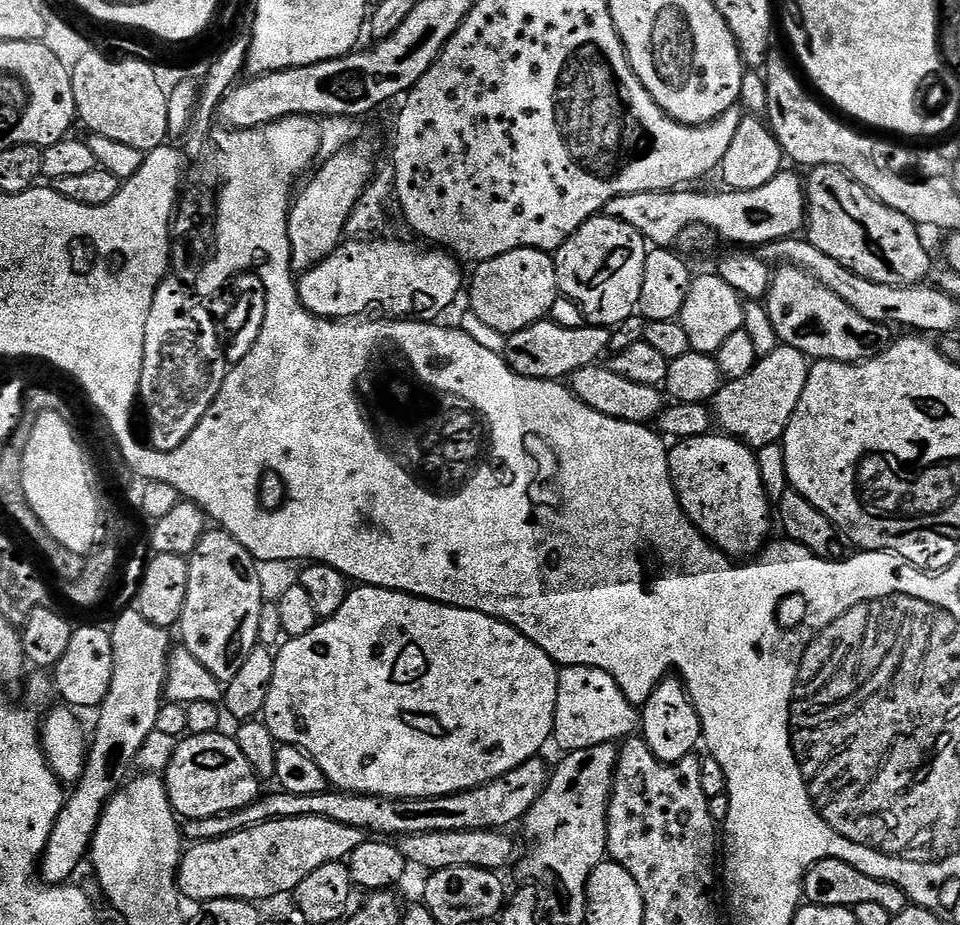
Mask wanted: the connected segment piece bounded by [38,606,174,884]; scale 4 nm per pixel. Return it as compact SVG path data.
M129 606L113 624L110 624L114 646L114 678L110 678L110 690L98 709L96 733L91 733L88 761L82 778L67 793L60 807L54 830L48 839L48 849L38 865L43 883L63 884L73 879L76 867L85 863L92 847L92 839L100 821L100 815L109 800L120 791L133 771L137 754L146 738L156 731L158 710L166 700L168 683L168 653L174 647L169 629L146 622L135 607Z

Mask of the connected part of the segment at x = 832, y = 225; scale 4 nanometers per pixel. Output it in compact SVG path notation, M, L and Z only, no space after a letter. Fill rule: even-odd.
M818 166L806 176L808 214L806 238L854 274L883 284L922 284L929 279L932 260L920 237L921 229L906 214L898 214L841 168Z

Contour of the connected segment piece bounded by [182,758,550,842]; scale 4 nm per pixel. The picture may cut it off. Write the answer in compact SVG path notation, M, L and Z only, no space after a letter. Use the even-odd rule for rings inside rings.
M533 758L527 760L522 766L494 778L489 784L471 788L465 792L455 792L449 796L431 796L430 798L406 798L399 800L393 796L367 796L361 792L342 792L329 790L322 794L290 794L283 790L275 790L269 794L261 795L250 806L237 812L227 812L214 818L205 820L190 820L183 825L182 832L189 841L213 840L265 824L271 820L285 820L286 818L302 818L303 816L317 816L330 818L330 822L342 822L342 826L354 826L366 834L375 834L380 838L399 838L410 834L426 834L427 832L486 832L489 830L508 830L511 824L519 825L530 806L538 802L538 798L546 790L550 775L549 765L543 764L543 759Z

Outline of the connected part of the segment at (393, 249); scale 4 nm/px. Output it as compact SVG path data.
M348 238L345 239L339 246L337 246L328 257L322 262L318 262L318 266L314 266L309 272L303 273L299 277L296 285L296 293L300 296L302 306L306 310L310 310L310 314L315 316L323 316L330 320L352 320L353 318L363 317L371 308L385 308L385 313L391 314L396 318L415 318L418 320L427 320L429 322L436 322L441 319L440 315L451 306L456 300L456 295L460 292L460 287L465 287L466 276L460 273L462 268L461 261L457 260L455 256L449 254L444 250L428 250L432 252L423 252L420 248L415 248L412 244L403 244L400 240L368 240L372 238Z

